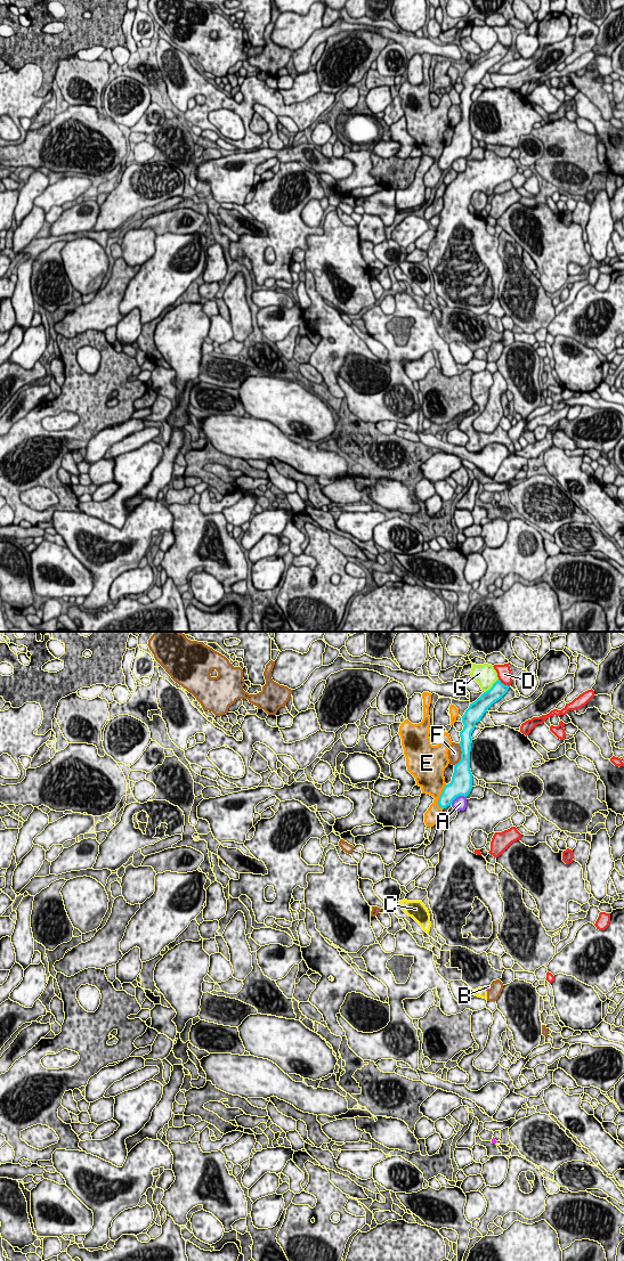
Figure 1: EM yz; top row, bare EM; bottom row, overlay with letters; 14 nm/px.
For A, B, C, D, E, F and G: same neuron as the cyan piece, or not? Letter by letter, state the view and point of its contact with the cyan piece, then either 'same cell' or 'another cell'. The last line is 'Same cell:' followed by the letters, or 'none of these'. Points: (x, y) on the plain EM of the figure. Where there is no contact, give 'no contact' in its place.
A: meets cyan in yz at (458, 157); another cell
B: meets cyan in yz at (486, 350); same cell
C: no contact; another cell
D: meets cyan in yz at (503, 46); another cell
E: meets cyan in yz at (439, 157); another cell
F: meets cyan in yz at (461, 116); another cell
G: meets cyan in yz at (493, 47); another cell
Same cell: B

